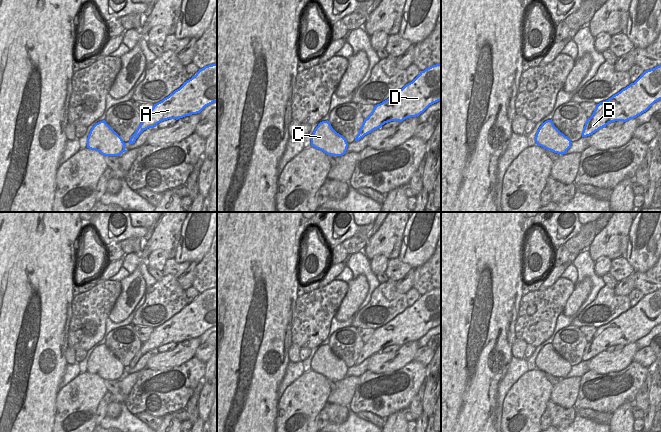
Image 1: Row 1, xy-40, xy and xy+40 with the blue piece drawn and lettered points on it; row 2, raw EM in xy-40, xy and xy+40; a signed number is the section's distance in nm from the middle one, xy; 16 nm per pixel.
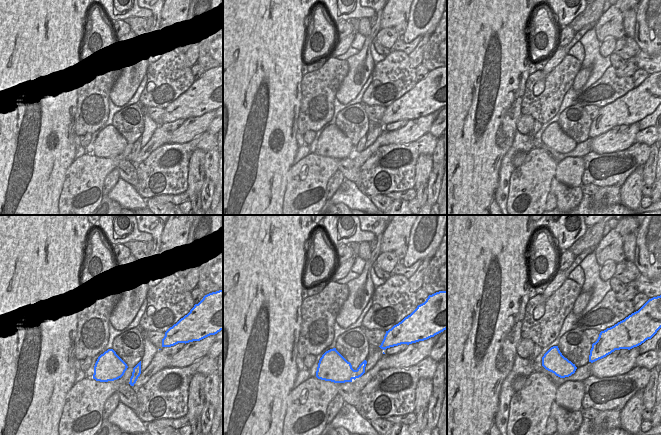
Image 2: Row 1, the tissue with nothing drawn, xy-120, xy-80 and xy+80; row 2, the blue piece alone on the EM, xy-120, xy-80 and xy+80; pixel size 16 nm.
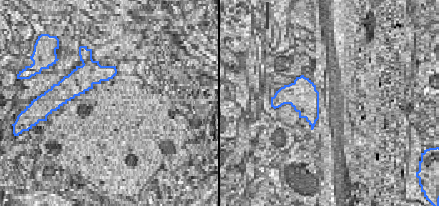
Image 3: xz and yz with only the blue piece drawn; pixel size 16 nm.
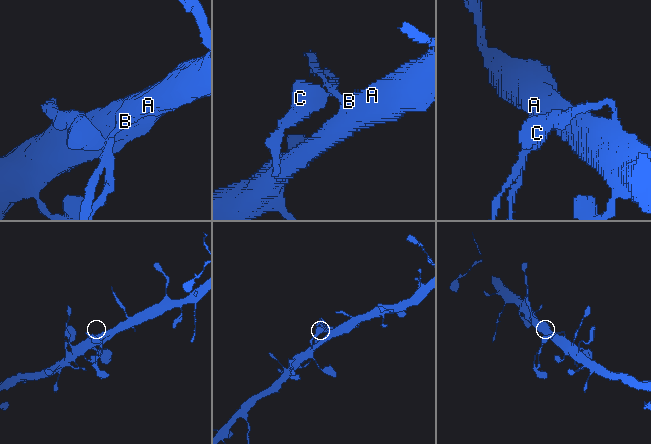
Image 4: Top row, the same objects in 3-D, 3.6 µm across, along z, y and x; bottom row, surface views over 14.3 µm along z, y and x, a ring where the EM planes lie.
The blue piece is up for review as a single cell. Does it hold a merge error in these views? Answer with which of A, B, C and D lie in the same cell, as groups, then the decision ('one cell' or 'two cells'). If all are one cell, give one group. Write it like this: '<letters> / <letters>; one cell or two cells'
A B C D; one cell

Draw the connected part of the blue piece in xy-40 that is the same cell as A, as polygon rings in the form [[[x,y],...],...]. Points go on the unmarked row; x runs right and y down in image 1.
[[[217,288],[199,293],[196,299],[187,304],[179,313],[154,328],[149,339],[142,343],[128,367],[135,367],[144,354],[154,352],[162,345],[178,344],[200,337],[214,326],[217,326]]]

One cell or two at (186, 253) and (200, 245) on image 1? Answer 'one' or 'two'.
one

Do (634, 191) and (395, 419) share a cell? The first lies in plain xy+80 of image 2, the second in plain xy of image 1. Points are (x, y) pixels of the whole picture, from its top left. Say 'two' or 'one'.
one

